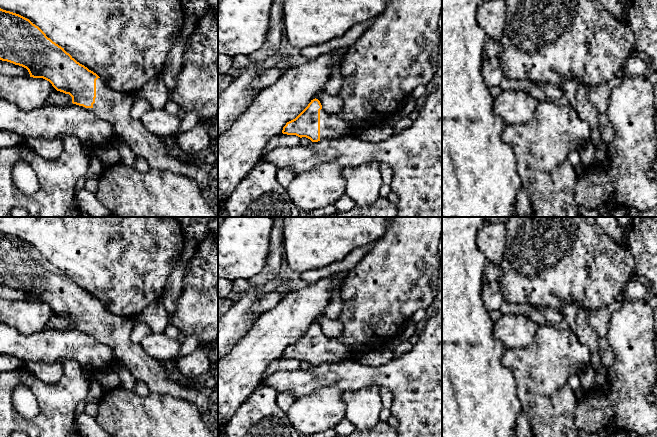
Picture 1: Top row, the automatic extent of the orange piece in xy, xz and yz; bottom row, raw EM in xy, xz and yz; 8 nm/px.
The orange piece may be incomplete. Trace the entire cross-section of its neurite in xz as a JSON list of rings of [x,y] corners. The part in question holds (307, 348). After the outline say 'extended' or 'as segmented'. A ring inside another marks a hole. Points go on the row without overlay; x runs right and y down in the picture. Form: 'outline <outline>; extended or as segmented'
outline [[[313,323],[308,330],[293,344],[286,347],[282,357],[306,361],[312,366],[324,363],[339,363],[348,357],[349,347],[338,338],[326,336],[318,323]]]; extended

